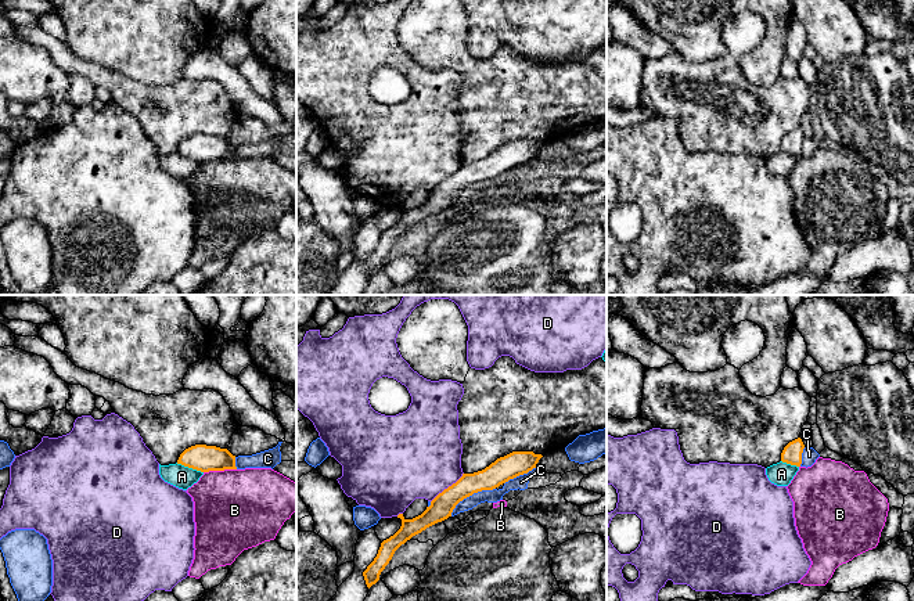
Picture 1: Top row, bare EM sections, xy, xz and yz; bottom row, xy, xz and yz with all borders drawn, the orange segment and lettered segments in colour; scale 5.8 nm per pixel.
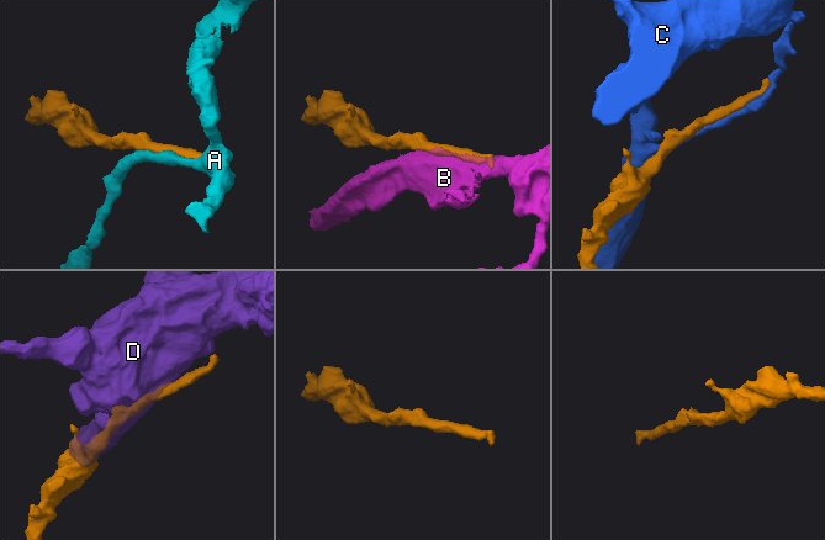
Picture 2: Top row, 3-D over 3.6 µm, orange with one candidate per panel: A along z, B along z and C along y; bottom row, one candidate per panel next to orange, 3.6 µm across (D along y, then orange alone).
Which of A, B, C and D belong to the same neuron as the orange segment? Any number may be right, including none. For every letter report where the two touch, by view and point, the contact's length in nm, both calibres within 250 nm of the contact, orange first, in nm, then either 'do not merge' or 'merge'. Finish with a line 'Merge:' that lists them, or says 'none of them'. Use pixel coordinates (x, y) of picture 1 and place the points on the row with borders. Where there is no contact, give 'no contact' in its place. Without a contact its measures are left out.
A: contact xy (190, 467); length 170 nm; calibres 160 and 130 nm; do not merge
B: contact xy (219, 470); length 190 nm; calibres 160 and 480 nm; do not merge
C: contact xz (470, 495); length 300 nm; calibres 140 and 80 nm; do not merge
D: contact xz (449, 486); length 260 nm; calibres 140 and 480 nm; do not merge
Merge: none of them

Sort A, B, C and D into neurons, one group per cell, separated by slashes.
A / B / C / D

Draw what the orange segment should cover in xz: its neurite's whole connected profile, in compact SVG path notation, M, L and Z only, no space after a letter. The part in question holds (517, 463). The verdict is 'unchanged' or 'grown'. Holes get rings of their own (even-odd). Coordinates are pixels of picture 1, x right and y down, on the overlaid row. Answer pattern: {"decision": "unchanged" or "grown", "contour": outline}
{"decision": "unchanged", "contour": "M512 451L497 458L482 471L463 474L456 483L439 493L421 515L406 519L403 514L399 514L397 518L402 519L400 529L381 543L377 557L363 572L367 587L370 589L379 580L381 572L392 559L395 551L413 536L451 517L456 505L474 493L493 490L510 479L528 474L536 468L541 457L541 454L533 451Z"}

